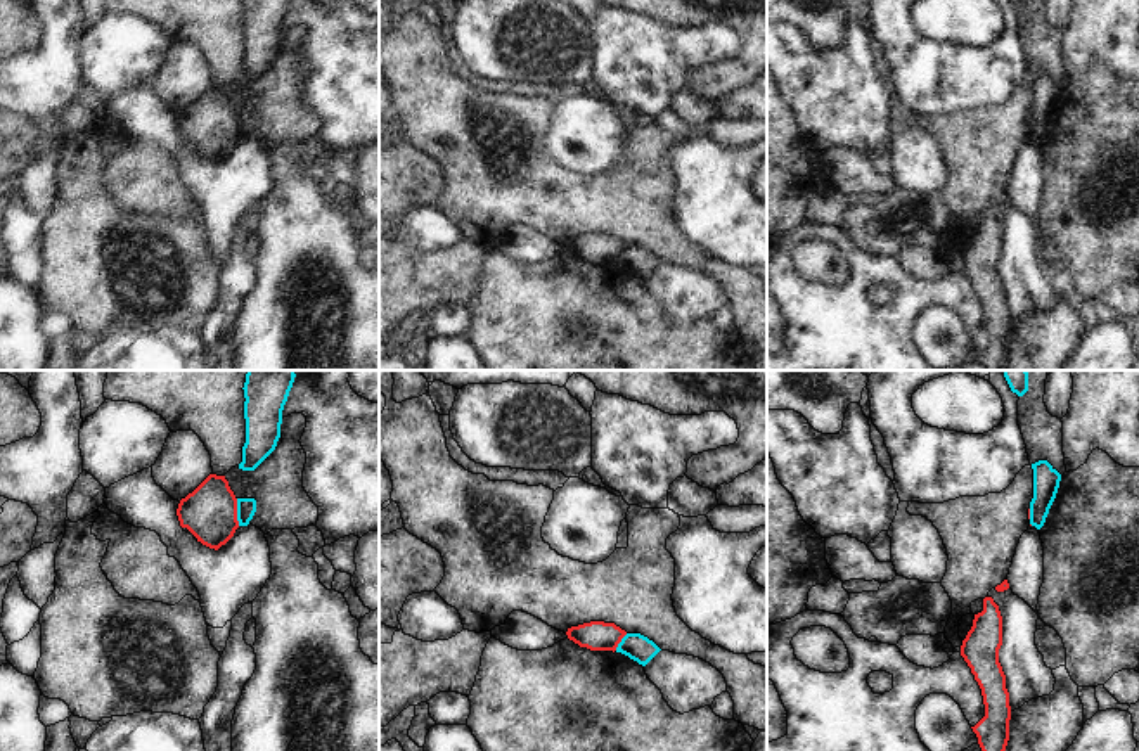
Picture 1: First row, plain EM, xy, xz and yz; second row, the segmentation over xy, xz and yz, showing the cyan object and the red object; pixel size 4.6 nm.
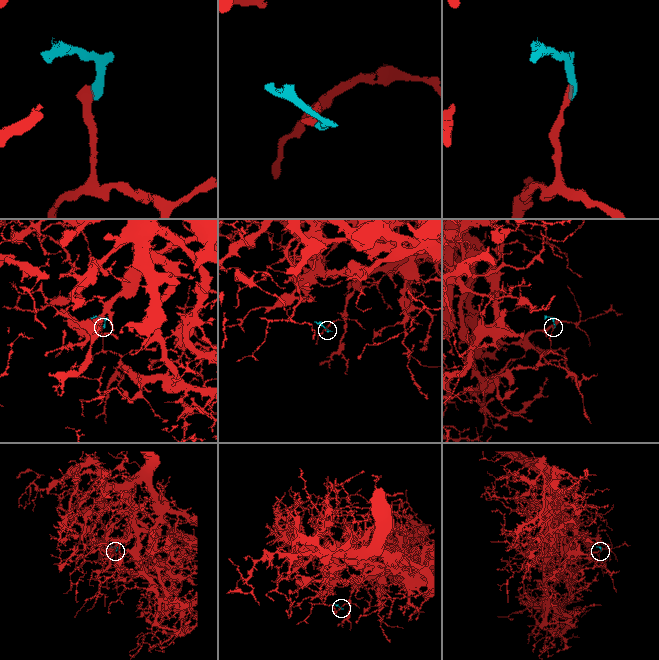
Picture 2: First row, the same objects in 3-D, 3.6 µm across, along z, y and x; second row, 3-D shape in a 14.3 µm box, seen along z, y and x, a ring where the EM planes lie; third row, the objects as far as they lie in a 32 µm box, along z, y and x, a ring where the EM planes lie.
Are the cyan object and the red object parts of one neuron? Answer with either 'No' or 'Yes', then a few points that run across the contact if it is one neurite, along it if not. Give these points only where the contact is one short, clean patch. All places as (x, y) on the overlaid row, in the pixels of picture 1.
No. Line: xy (236, 499), (236, 519), (239, 525)

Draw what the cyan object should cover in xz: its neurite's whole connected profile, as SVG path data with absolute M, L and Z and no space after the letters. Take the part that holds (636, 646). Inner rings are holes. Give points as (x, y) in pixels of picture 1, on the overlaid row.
M627 633L616 647L616 652L628 656L646 666L661 649L640 633Z

